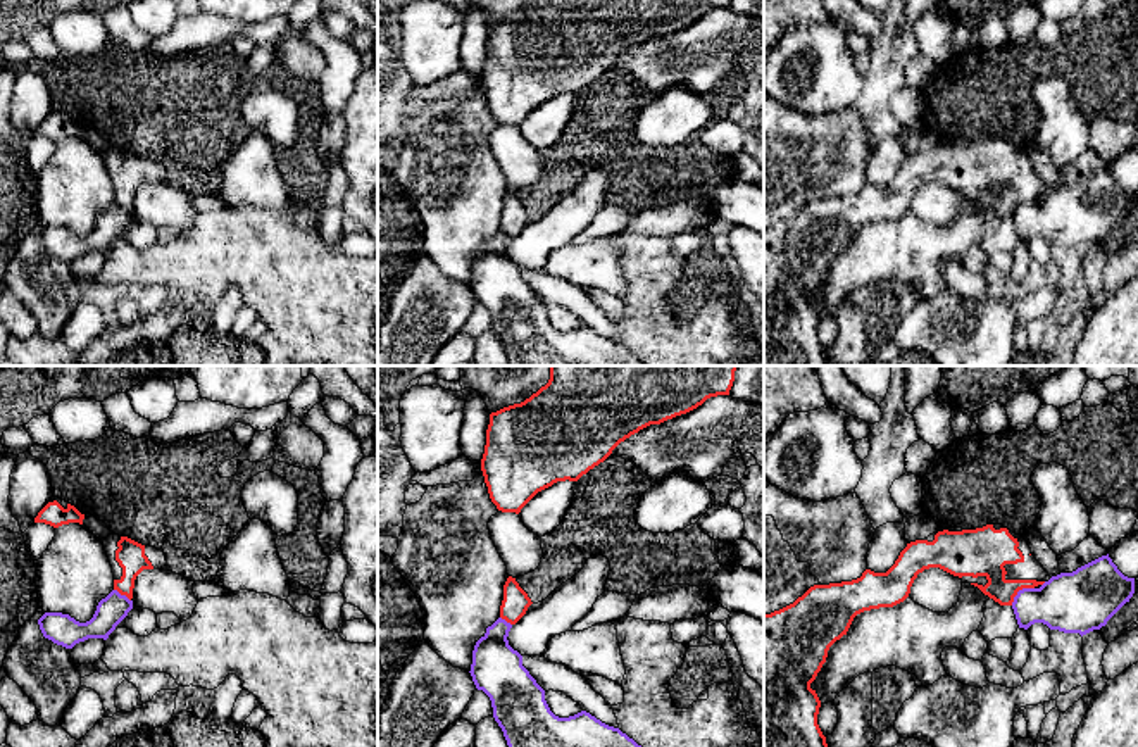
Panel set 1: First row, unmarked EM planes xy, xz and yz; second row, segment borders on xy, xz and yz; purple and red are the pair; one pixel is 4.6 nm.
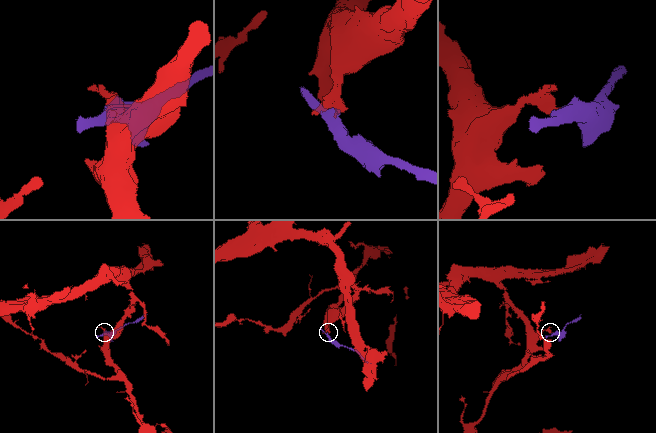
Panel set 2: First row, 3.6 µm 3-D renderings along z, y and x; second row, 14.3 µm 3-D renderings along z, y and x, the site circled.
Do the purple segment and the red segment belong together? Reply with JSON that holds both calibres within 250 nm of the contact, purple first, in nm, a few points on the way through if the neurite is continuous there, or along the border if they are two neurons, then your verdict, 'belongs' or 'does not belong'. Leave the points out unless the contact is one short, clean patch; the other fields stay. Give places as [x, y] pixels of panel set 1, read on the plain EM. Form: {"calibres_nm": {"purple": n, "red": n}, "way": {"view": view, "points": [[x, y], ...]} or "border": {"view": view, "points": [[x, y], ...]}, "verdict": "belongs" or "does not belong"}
{"calibres_nm": {"purple": 280, "red": 220}, "border": {"view": "yz", "points": [[1033, 200], [1023, 200], [1011, 218]]}, "verdict": "does not belong"}

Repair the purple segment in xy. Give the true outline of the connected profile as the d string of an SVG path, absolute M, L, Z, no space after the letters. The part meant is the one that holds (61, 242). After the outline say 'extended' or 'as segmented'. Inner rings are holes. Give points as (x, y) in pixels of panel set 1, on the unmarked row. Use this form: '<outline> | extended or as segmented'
M112 204L98 216L93 231L86 236L79 236L69 228L45 226L38 233L38 238L45 252L66 262L72 262L76 257L88 252L107 254L131 223L133 214Z | as segmented

